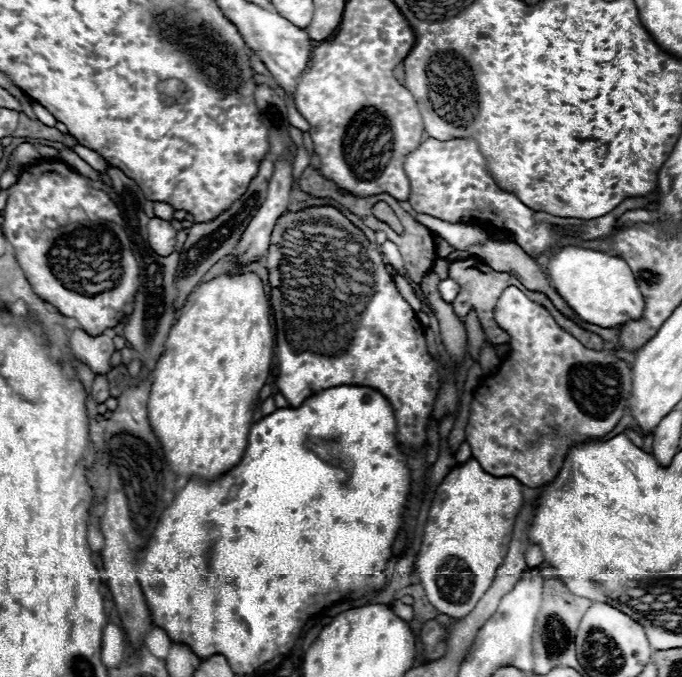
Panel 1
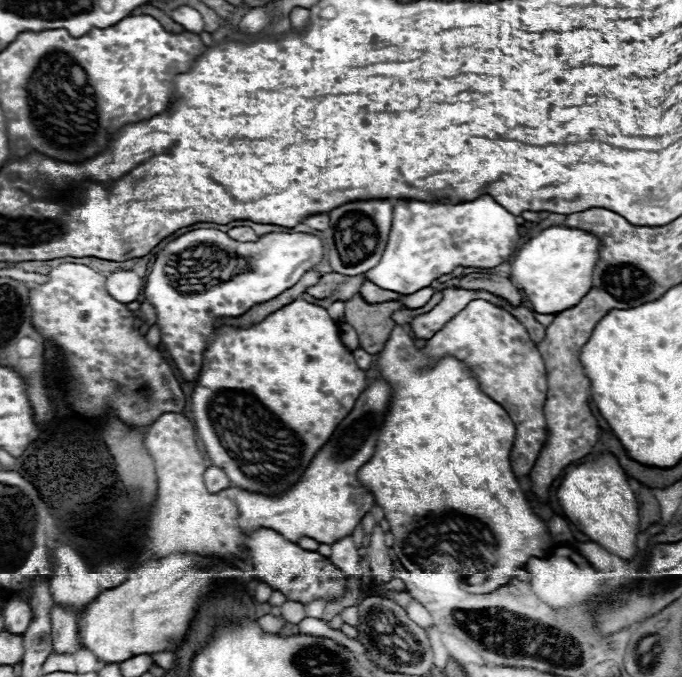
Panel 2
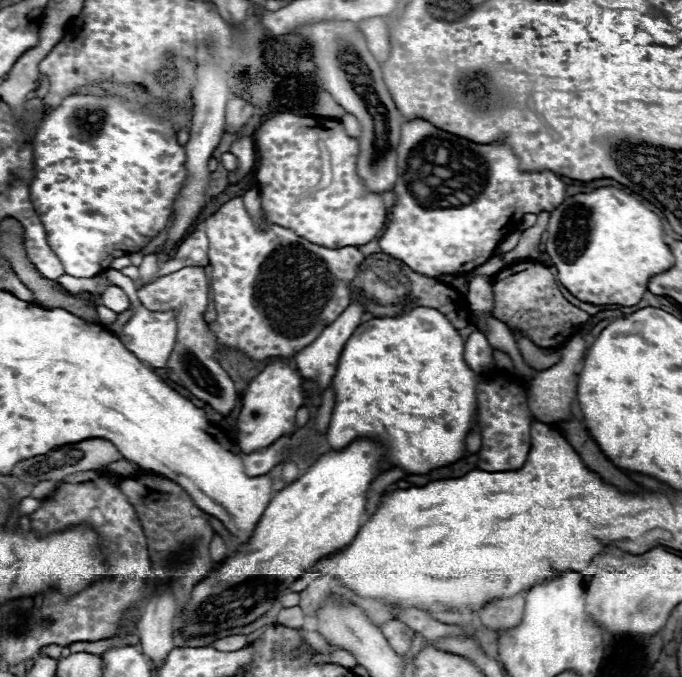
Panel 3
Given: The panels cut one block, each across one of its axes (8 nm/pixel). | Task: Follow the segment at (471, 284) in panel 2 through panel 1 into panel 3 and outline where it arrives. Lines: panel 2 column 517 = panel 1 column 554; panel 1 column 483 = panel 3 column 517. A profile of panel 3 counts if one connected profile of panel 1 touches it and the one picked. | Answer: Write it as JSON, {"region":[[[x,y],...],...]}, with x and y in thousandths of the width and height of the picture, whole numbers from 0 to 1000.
{"region":[[[804,313],[789,316],[789,328],[786,328],[780,337],[774,337],[774,340],[765,343],[765,352],[762,352],[760,363],[736,378],[742,390],[771,387],[771,384],[783,384],[783,381],[789,381],[789,375],[792,375],[792,372],[789,372],[789,360],[792,360],[792,349],[795,349],[798,340],[801,340],[804,319],[806,319]]]}

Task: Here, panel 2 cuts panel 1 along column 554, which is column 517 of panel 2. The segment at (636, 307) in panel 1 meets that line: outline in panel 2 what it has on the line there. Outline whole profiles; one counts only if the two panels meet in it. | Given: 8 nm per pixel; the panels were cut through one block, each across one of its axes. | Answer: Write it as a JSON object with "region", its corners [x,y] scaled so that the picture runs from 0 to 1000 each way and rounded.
{"region":[[[806,334],[760,369],[748,390],[745,411],[774,440],[783,461],[818,464],[818,458],[830,458],[830,452],[850,446],[853,434],[865,428],[865,405],[877,384],[877,369],[877,352],[859,340]]]}

